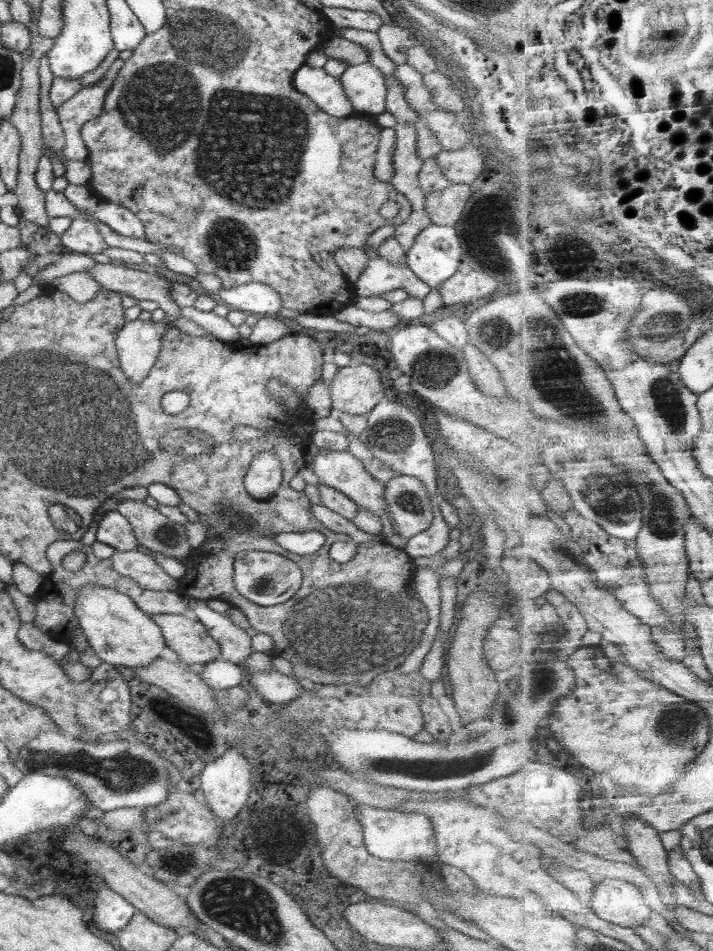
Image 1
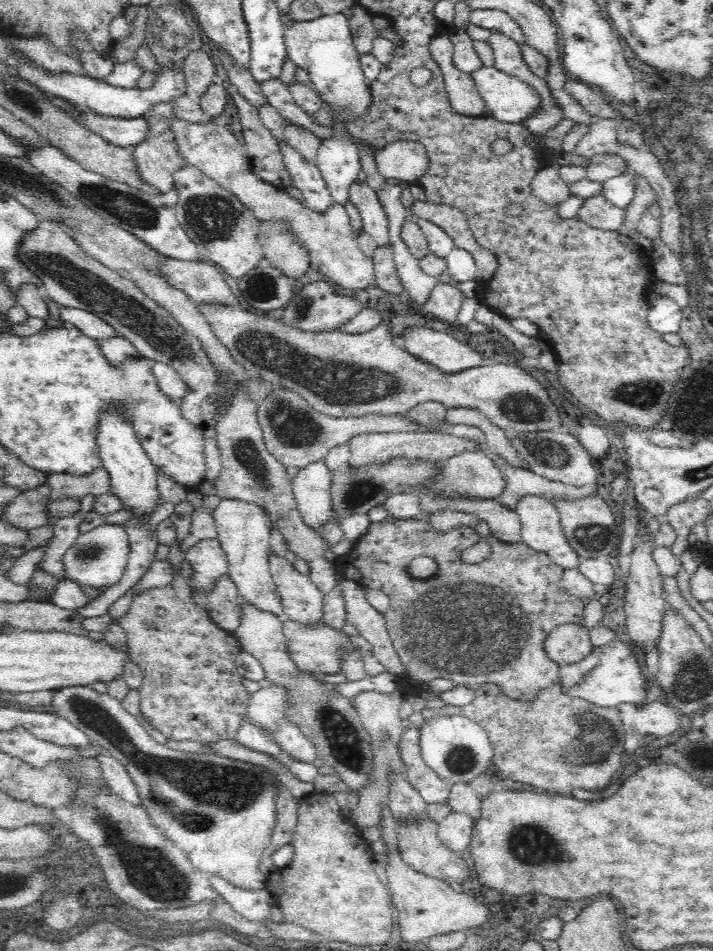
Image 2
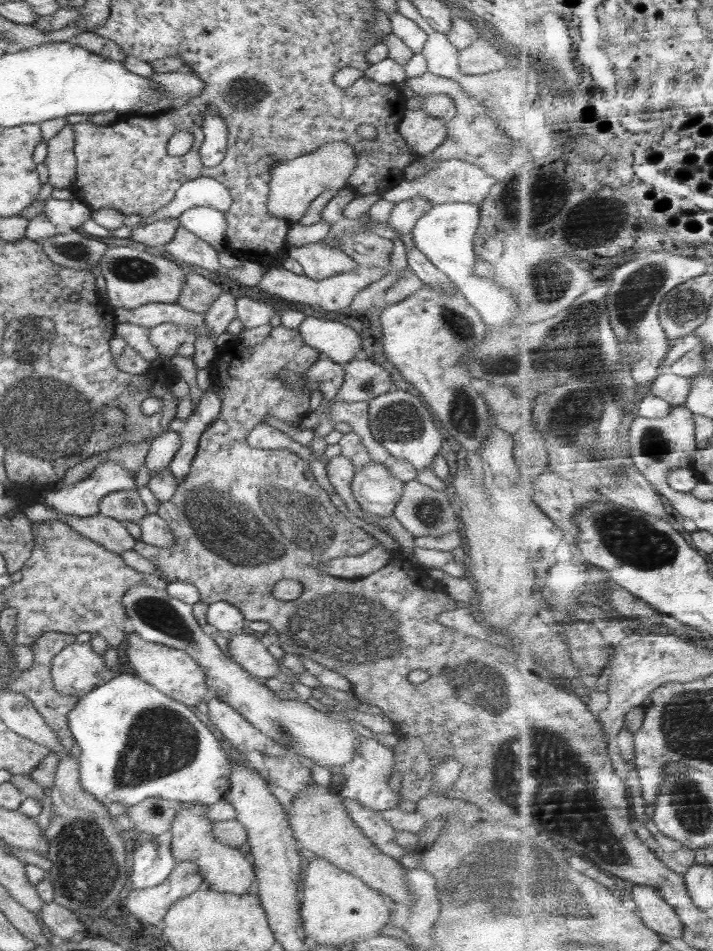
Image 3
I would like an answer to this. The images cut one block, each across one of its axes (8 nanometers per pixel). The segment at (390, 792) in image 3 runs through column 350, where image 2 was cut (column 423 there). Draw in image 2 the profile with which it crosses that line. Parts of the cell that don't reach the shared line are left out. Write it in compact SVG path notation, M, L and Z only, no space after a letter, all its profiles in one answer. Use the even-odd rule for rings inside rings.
M410 726L401 734L398 748L406 765L404 776L427 804L447 804L451 784L443 781L422 758L420 734L420 729Z

